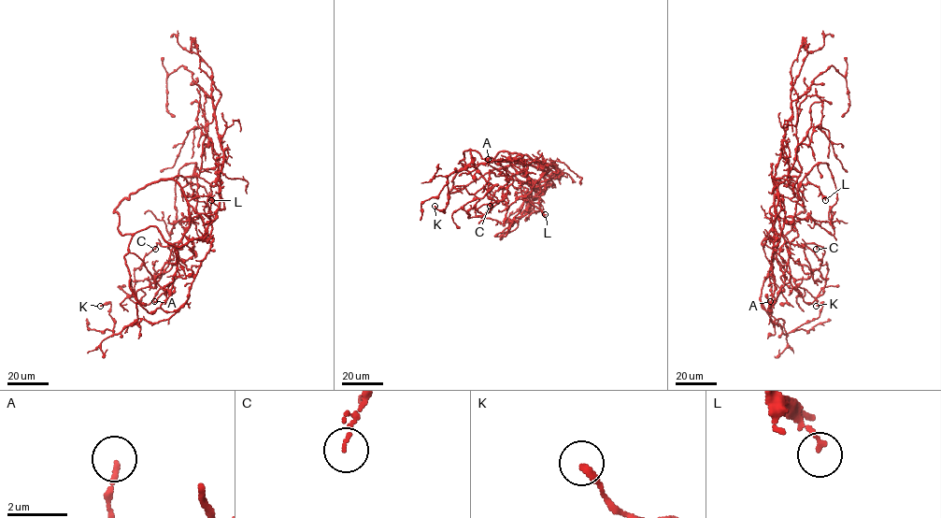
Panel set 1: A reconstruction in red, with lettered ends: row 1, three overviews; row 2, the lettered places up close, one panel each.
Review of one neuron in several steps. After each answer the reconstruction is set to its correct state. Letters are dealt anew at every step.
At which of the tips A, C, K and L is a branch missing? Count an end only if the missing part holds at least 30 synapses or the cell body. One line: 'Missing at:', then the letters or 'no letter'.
Missing at: no letter

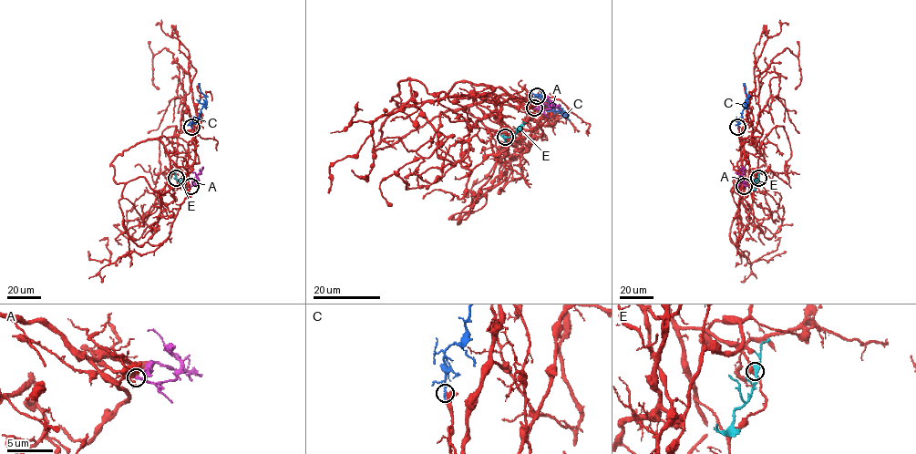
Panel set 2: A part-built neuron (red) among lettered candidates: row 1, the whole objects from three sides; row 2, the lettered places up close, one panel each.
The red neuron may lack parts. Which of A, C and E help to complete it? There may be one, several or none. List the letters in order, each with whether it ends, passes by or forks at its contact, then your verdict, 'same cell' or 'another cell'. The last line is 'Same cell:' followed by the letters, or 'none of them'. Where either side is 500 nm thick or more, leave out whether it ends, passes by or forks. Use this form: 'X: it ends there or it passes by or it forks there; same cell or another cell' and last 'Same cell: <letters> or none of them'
A: it passes by; another cell
C: it ends there; another cell
E: it forks there; another cell
Same cell: none of them

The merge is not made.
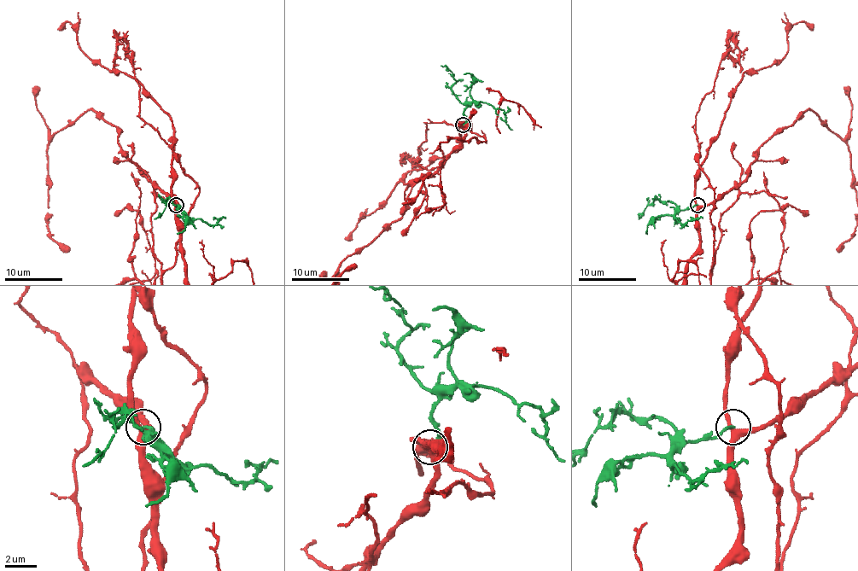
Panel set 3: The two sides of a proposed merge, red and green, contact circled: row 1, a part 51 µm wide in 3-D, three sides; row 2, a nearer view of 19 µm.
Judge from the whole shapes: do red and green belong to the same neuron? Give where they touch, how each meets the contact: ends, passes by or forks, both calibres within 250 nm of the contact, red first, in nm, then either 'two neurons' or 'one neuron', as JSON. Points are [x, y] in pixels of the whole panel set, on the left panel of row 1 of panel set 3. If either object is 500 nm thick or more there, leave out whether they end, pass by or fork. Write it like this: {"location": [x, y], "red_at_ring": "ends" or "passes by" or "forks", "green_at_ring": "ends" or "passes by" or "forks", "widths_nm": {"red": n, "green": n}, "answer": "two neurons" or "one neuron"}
{"location": [176, 205], "red_at_ring": "forks", "green_at_ring": "ends", "widths_nm": {"red": 320, "green": 200}, "answer": "two neurons"}

